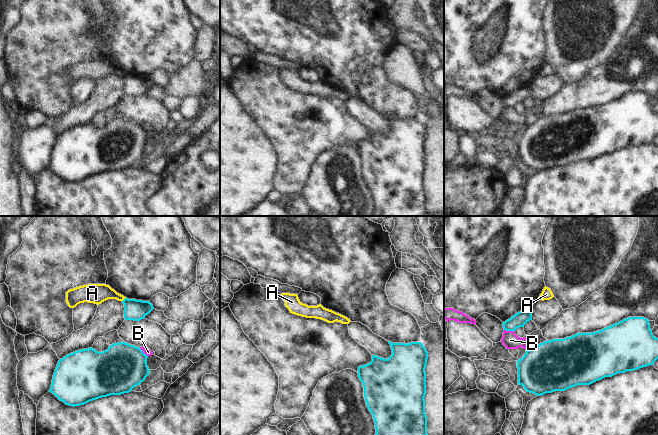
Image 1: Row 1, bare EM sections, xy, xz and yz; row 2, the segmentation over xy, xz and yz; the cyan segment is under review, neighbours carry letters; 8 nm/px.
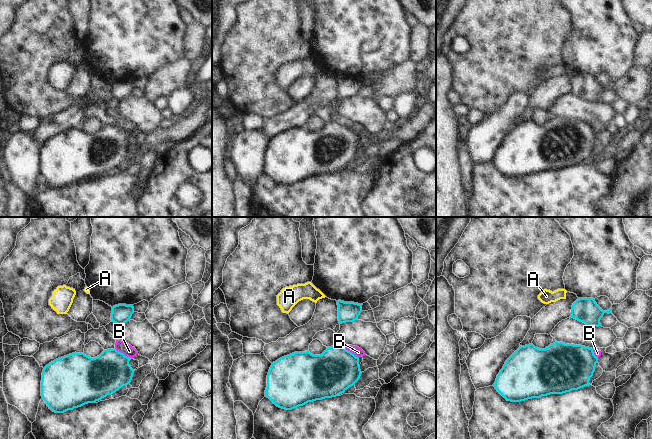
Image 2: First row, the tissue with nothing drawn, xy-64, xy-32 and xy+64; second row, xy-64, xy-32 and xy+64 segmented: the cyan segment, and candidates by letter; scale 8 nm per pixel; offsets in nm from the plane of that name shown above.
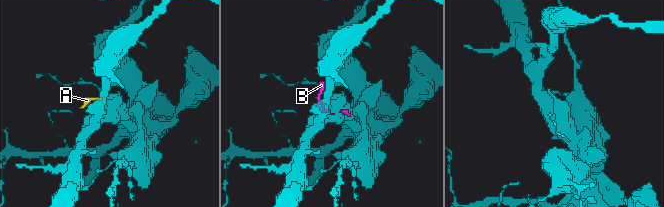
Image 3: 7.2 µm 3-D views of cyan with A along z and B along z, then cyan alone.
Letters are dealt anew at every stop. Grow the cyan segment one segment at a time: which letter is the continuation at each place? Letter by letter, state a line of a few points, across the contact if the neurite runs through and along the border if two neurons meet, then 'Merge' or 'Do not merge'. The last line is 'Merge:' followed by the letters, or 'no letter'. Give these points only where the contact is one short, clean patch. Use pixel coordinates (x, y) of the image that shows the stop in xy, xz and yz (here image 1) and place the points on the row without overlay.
A: Line: xy (125, 73), (122, 77). Do not merge
B: Do not merge
Merge: no letter

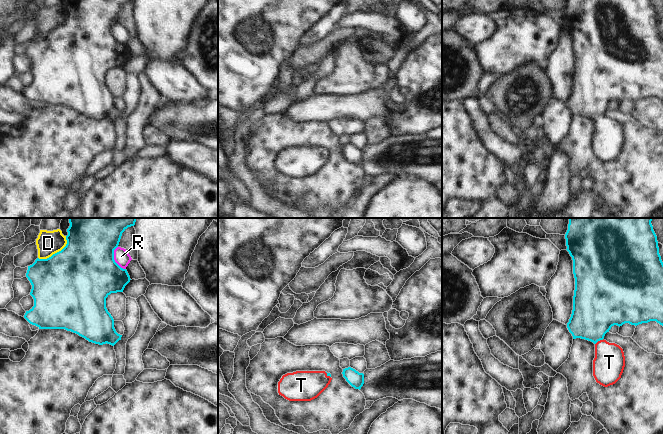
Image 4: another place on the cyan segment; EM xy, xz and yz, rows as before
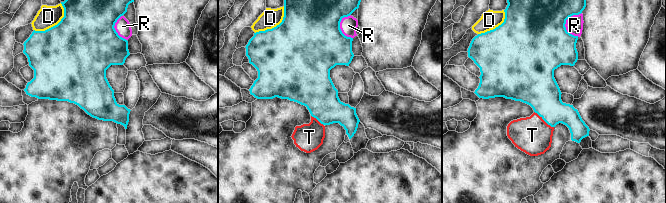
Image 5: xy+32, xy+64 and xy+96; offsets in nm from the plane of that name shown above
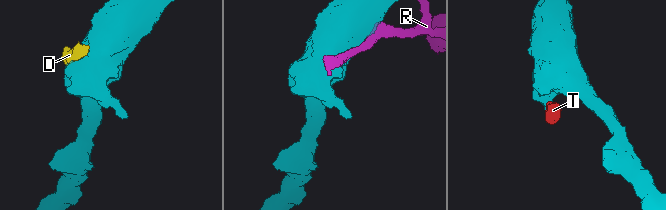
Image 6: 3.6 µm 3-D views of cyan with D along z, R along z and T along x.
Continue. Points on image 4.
D: Do not merge
R: Do not merge
T: Line: yz (596, 85), (596, 112), (599, 116), (609, 133), (609, 138). Merge
Merge: T

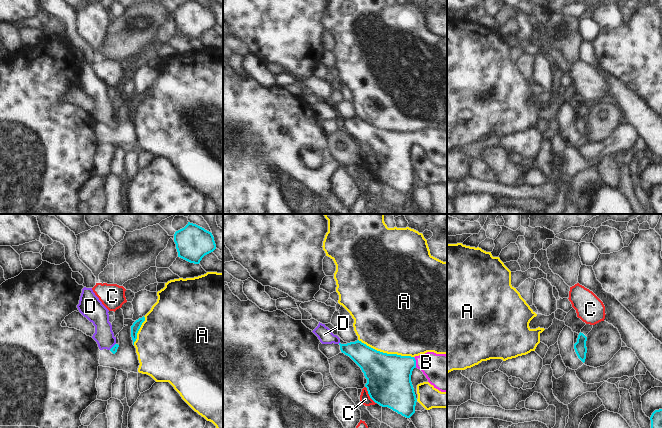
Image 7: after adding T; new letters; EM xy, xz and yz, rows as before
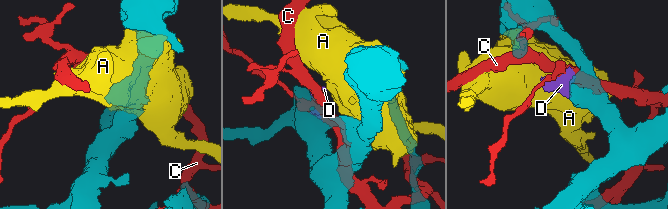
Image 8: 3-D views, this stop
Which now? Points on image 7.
A: Do not merge
B: Line: xz (388, 152), (405, 140), (415, 138), (430, 139), (444, 148). Merge
C: Do not merge
D: Line: xy (114, 125), (113, 122), (104, 112). Merge
Merge: B, D

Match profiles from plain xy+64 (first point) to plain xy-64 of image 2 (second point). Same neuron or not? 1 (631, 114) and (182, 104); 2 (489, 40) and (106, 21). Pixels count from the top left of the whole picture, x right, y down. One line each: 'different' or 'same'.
1: same
2: different

